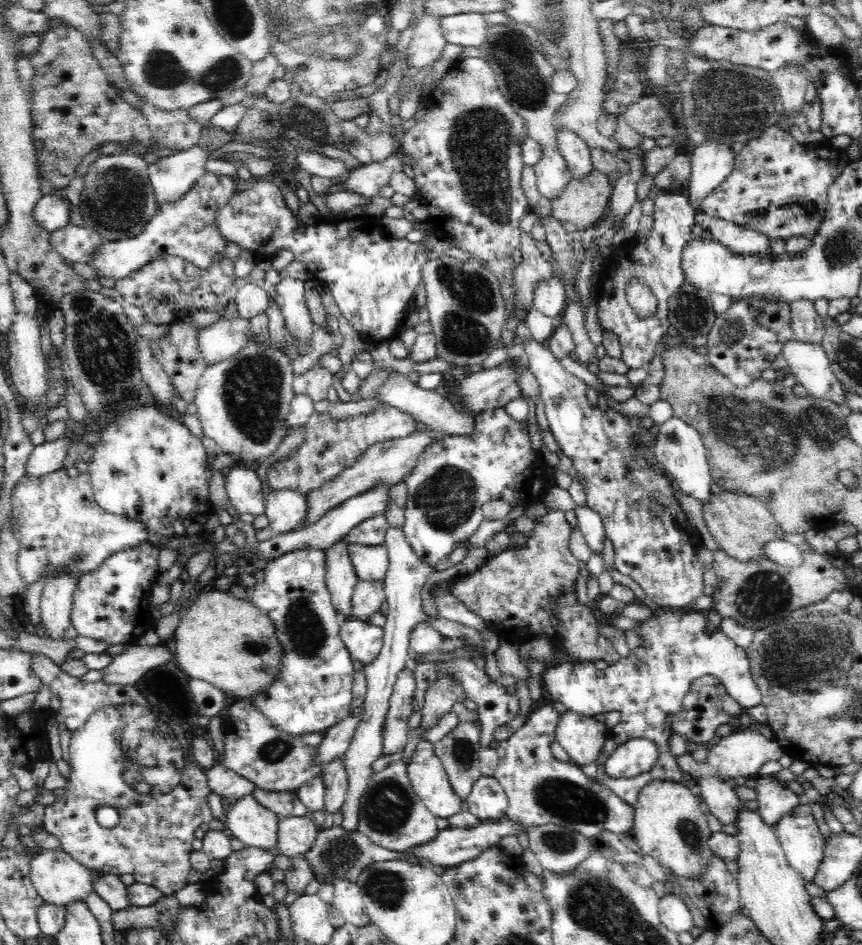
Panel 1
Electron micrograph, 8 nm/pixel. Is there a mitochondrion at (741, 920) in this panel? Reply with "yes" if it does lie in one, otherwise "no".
no

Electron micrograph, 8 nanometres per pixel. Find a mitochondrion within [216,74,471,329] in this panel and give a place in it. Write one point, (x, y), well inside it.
(319, 130)

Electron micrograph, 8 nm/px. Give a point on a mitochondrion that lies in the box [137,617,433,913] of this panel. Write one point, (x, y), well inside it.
(387, 807)

